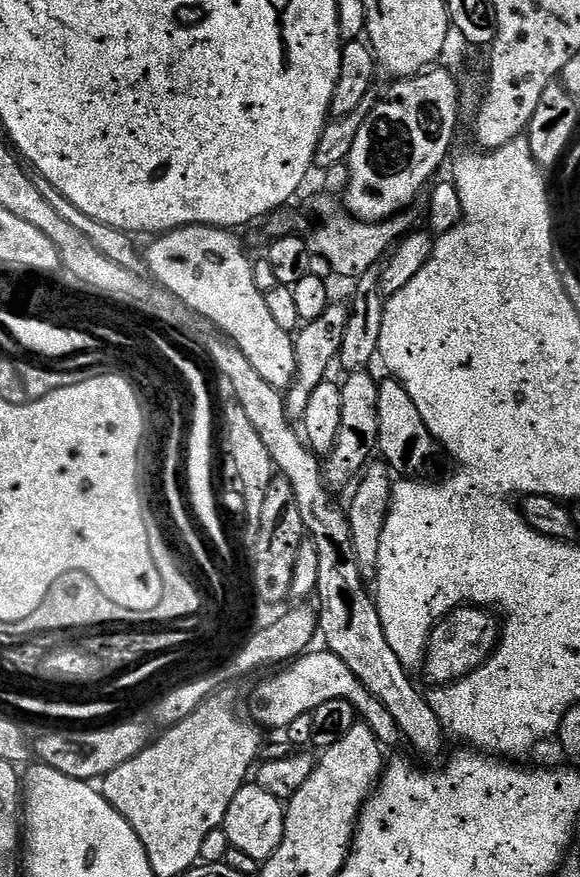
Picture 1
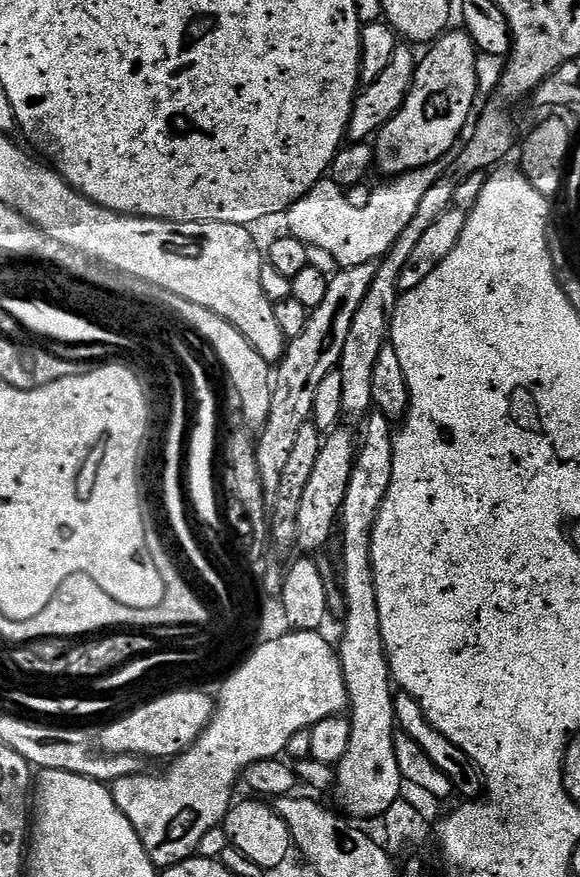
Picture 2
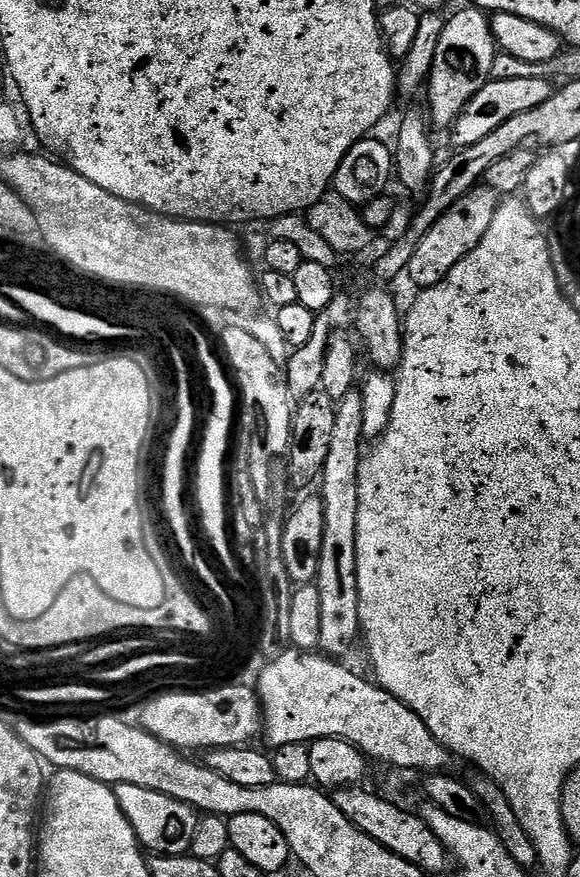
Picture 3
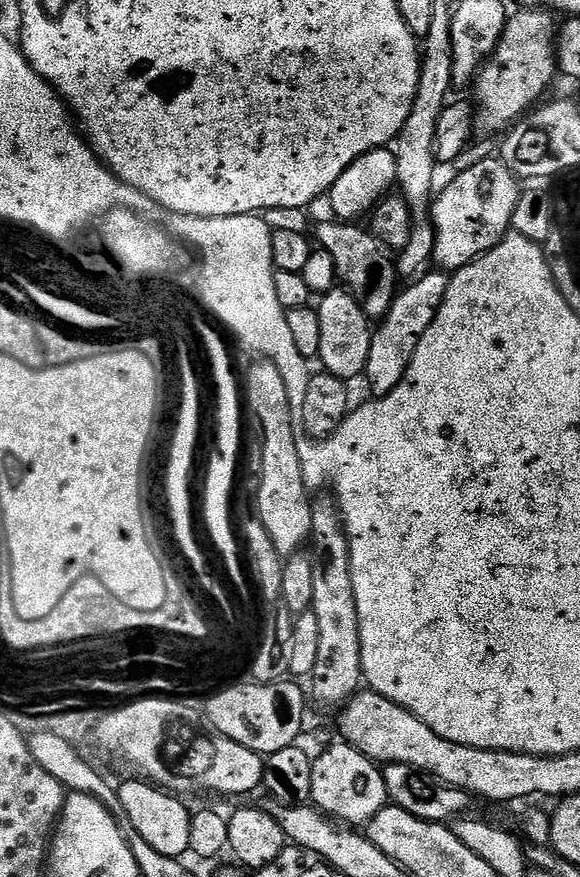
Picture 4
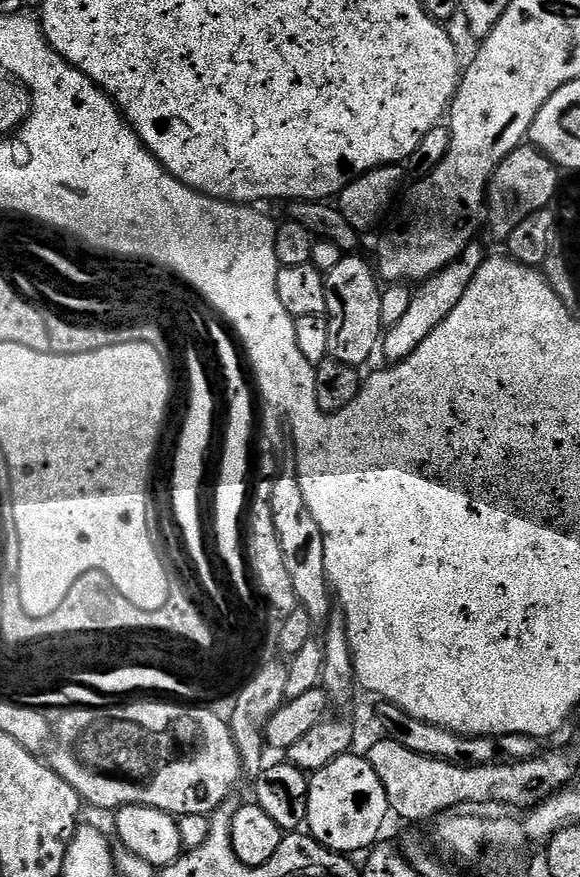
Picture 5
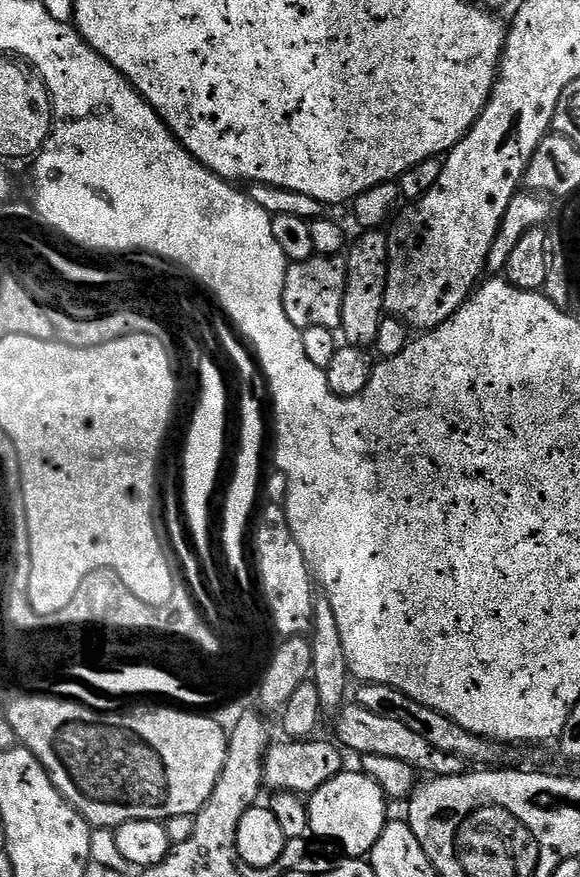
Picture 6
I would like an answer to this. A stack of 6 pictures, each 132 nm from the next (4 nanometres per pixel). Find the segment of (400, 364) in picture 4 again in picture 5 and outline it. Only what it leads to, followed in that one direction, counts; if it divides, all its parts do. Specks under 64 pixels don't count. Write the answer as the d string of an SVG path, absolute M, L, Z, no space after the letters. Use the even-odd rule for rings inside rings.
M474 242L470 246L466 246L466 250L462 250L458 260L423 281L413 291L410 306L406 306L406 314L402 314L402 318L398 318L394 327L383 333L382 356L384 352L385 358L388 359L385 361L395 362L410 358L410 354L414 354L414 350L418 350L418 346L422 346L422 342L426 342L426 338L430 338L430 334L434 334L434 330L438 330L438 326L448 317L450 310L454 310L454 306L458 306L458 302L462 302L462 294L466 294L470 282L474 282L474 274L478 274L485 259L486 251L484 252L483 246L480 245L480 242Z

